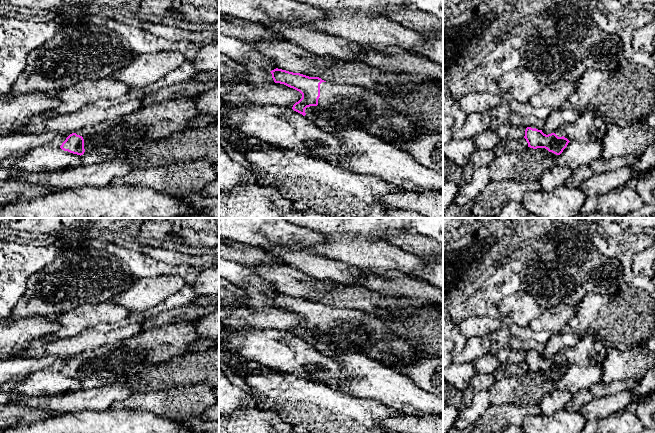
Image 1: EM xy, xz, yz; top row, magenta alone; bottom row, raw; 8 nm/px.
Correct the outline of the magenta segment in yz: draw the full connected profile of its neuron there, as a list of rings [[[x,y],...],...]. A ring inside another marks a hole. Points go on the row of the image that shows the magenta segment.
[[[533,126],[527,127],[524,138],[528,143],[528,147],[541,149],[547,153],[554,162],[570,142],[566,138],[563,128],[546,135],[542,130],[538,130]]]

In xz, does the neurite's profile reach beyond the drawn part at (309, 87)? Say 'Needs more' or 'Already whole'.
Needs more

